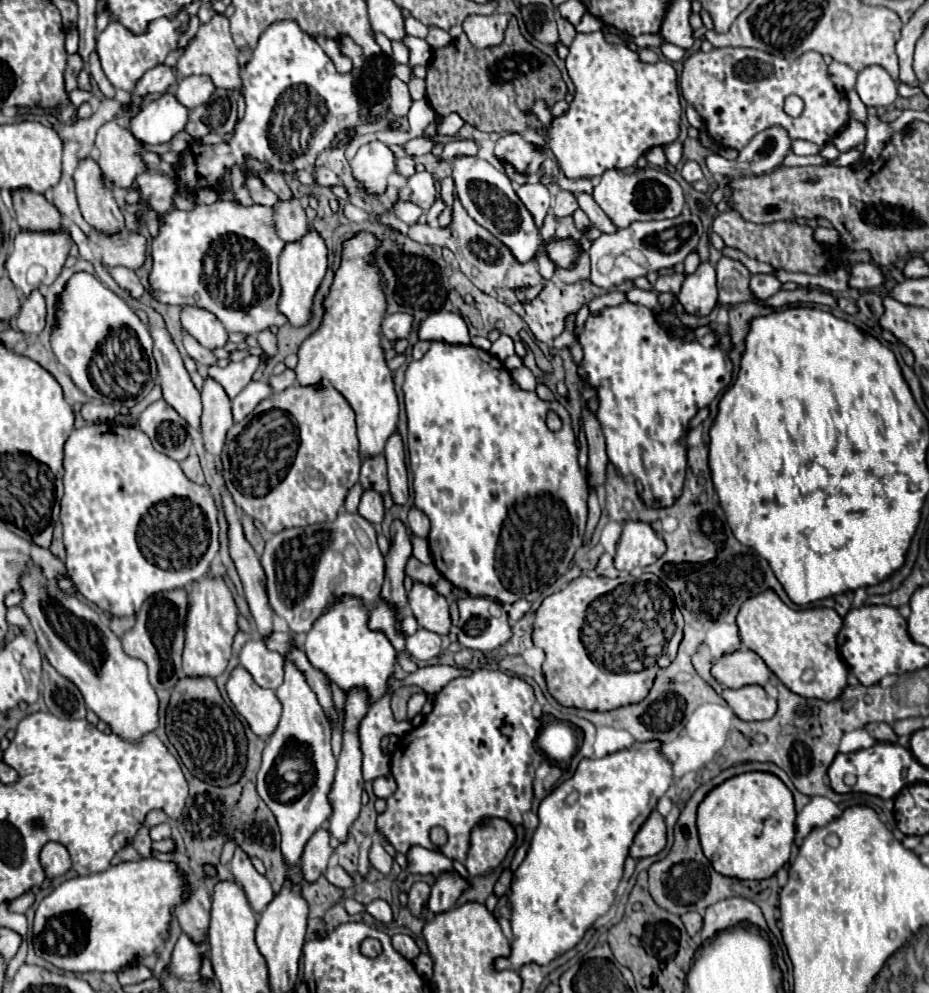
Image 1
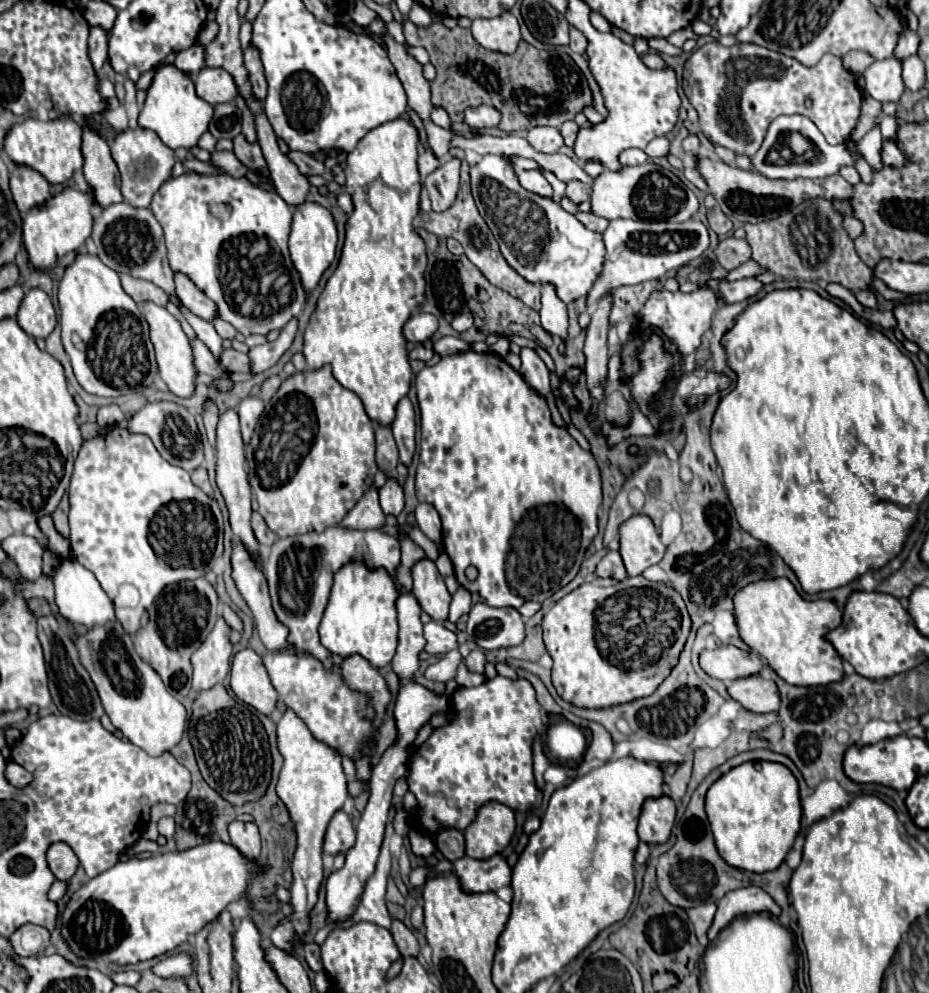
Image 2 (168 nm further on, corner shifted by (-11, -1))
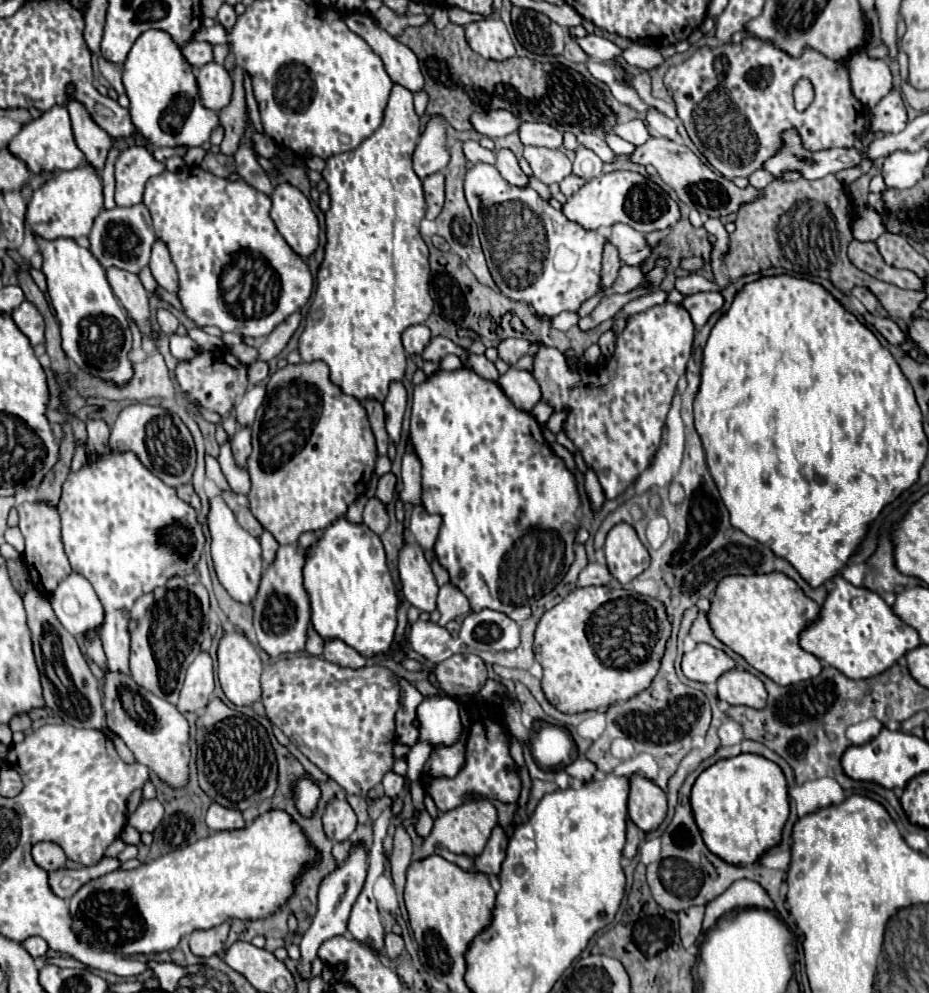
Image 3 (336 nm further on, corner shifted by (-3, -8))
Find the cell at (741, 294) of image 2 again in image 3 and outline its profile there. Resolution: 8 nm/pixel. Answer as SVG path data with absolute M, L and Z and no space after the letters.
M711 291L711 293L695 293L695 295L685 297L681 301L681 307L685 311L689 311L689 315L693 319L693 325L699 331L707 323L709 315L723 307L723 297L719 293L715 293L715 291Z

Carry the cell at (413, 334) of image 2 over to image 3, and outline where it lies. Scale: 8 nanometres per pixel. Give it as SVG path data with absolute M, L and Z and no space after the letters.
M413 325L403 333L403 347L409 355L421 355L431 341L431 331L425 325Z

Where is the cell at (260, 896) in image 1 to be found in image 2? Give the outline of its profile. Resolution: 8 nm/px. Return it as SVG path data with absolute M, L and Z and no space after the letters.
M233 820L229 824L229 836L231 836L231 844L235 848L239 848L239 852L251 860L257 862L259 854L261 854L261 842L259 842L259 830L253 822L237 822Z

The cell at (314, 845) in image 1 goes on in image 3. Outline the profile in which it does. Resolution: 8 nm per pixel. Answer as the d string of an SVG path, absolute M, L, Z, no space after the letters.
M335 797L327 803L323 813L323 827L331 841L345 841L357 827L357 817L345 797Z

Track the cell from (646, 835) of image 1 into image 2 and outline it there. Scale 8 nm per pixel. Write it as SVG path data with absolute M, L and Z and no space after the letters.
M669 796L647 800L639 818L639 838L651 844L665 844L675 822L675 802Z

